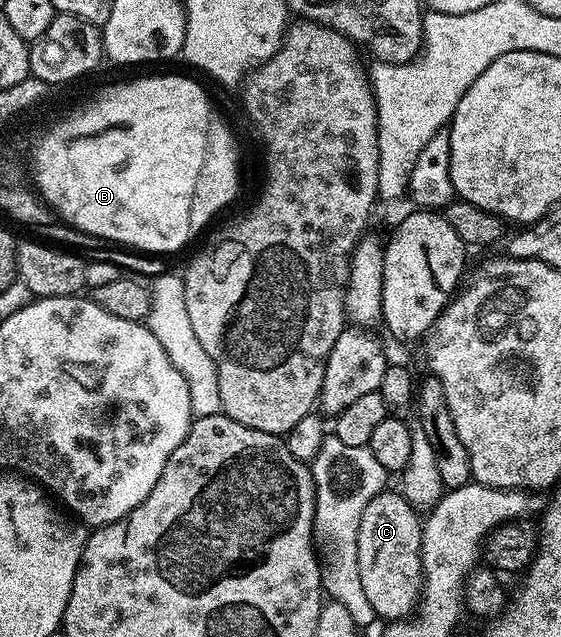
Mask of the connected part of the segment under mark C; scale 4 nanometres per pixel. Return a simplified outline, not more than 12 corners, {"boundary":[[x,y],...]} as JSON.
{"boundary":[[397,490],[366,505],[357,565],[384,621],[424,589],[422,519]]}

